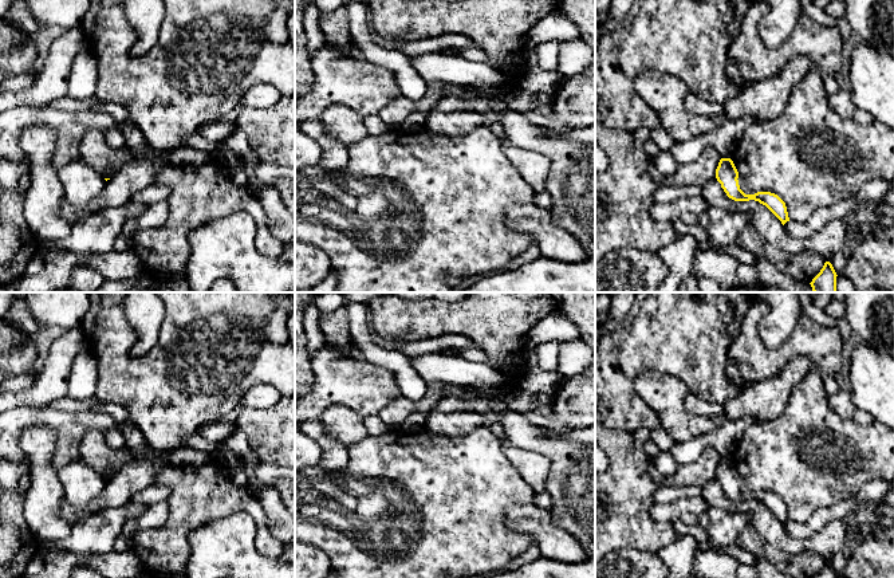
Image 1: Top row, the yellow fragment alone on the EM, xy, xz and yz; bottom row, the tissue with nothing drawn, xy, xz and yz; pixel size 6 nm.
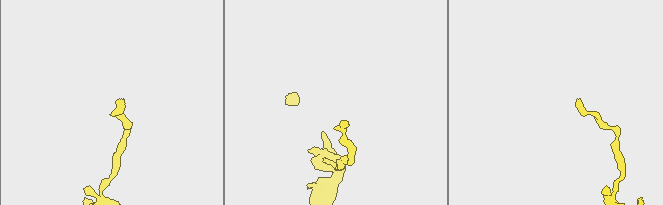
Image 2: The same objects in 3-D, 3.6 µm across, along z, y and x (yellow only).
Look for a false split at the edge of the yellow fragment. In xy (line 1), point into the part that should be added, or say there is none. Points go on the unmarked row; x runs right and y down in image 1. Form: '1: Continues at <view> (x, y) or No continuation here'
1: No continuation here

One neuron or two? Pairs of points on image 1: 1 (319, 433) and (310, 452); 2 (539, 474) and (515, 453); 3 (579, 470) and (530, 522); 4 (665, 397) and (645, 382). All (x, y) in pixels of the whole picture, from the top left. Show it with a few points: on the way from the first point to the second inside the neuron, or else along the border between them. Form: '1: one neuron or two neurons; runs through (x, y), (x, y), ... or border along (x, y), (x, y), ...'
1: two neurons; border along (308, 436), (319, 447), (321, 459), (318, 466)
2: one neuron; runs through (534, 468), (520, 459)
3: two neurons; border along (550, 510), (551, 518), (570, 534)
4: one neuron; runs through (660, 392), (650, 385)

